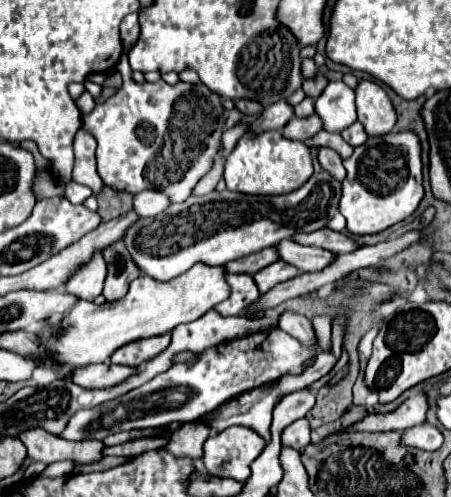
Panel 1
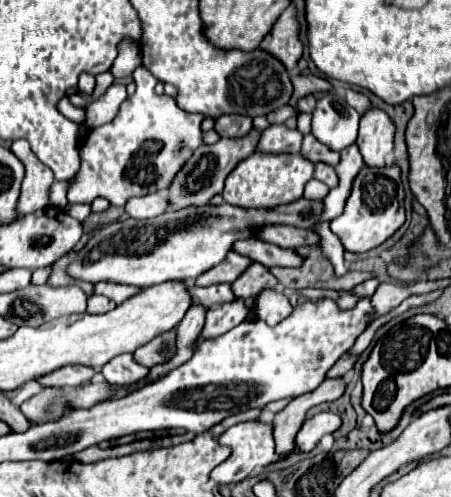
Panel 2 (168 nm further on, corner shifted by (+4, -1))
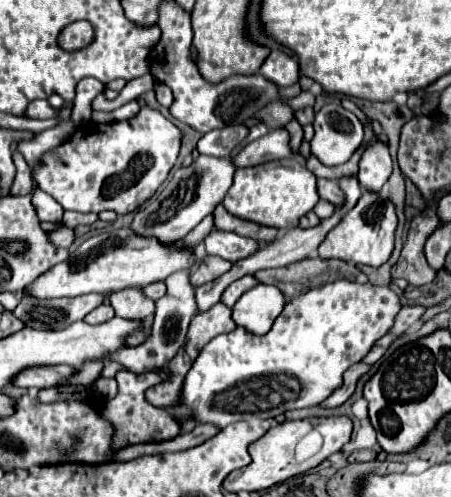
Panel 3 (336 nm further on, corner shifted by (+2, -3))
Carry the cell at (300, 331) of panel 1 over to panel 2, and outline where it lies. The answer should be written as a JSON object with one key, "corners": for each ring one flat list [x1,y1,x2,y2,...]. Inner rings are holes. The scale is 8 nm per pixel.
{"corners":[[263,289,249,305,249,313,255,319,265,321,267,325,277,325,291,311,293,307,289,305,289,299,285,297,285,293,275,289]]}

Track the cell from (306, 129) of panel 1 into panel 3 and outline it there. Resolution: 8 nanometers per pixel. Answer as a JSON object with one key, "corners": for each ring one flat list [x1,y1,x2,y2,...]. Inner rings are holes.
{"corners":[[271,129,265,137,245,145,233,157,233,163,237,163,237,167,253,167,253,165,261,165,267,161,275,161,275,159,295,157,289,141,291,137,287,129]]}

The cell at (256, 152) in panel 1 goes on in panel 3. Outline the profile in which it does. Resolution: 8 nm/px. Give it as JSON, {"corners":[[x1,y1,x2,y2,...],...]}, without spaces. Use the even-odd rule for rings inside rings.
{"corners":[[299,159,271,161,257,167,237,169,233,187,229,189,229,195,225,195,223,199,223,207,235,217,255,221,259,225,289,229,319,201,315,181,317,177]]}

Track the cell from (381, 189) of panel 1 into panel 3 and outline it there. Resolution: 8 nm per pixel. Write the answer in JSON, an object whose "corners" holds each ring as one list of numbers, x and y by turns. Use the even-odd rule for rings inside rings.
{"corners":[[363,191,357,205,347,211,343,221,329,231,325,241,319,245,319,257,323,259,343,259,353,263,363,263,371,267,383,265,391,253,395,243,395,231,397,231,397,215,395,205,389,199,383,199,381,195,373,191]]}

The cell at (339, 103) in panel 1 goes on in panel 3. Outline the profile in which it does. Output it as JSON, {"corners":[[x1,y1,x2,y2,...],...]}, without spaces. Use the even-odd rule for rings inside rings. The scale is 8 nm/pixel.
{"corners":[[327,103,323,105,313,121,315,127,315,137,311,139,311,153,317,155,317,159,323,165,341,165,345,163,363,143,363,125,361,121,347,109,343,109,339,103]]}

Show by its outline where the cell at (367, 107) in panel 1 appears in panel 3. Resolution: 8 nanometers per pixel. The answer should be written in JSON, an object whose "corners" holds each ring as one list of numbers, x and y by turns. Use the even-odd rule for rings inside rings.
{"corners":[[373,141,361,155,359,161,359,183,363,191,381,191,385,181,391,175,391,155,385,141]]}

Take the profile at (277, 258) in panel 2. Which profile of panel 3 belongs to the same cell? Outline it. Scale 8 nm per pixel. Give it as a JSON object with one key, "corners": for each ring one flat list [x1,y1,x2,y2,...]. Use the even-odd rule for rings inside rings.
{"corners":[[213,231,203,239,203,243,205,243,205,249,209,255,223,257,231,263,245,259,245,257,253,255,255,251,259,251,257,241,241,237,237,233,227,233,227,231]]}

